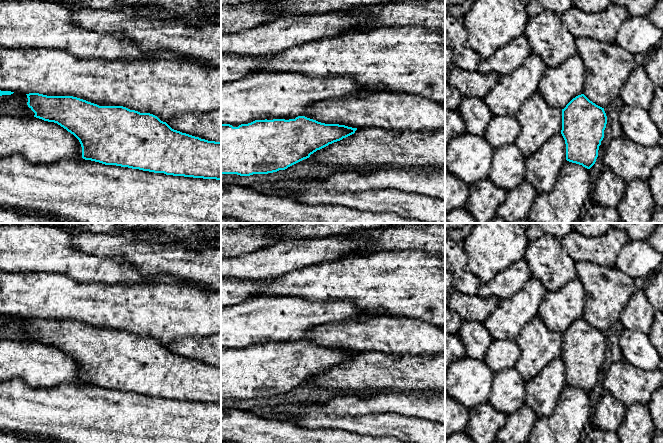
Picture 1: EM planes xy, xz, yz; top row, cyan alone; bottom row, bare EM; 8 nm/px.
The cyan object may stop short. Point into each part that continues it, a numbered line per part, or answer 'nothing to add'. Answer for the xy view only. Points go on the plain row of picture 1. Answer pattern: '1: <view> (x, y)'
nothing to add

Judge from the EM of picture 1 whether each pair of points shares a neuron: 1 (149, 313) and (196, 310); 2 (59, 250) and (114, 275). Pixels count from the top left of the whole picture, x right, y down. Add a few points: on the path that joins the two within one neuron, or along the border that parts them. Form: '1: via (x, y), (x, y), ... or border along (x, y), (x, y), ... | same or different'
1: via (161, 311), (184, 311) | same
2: via (73, 263), (82, 267), (98, 267), (100, 269) | same

